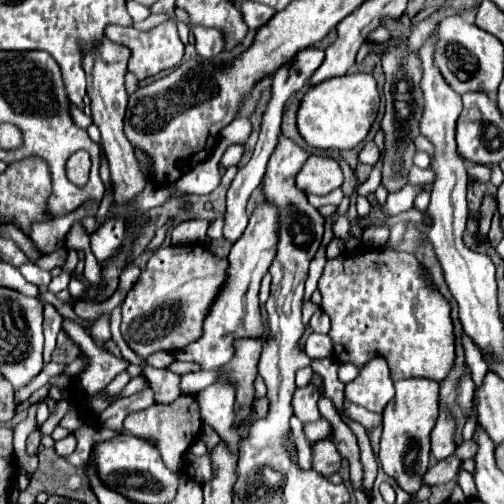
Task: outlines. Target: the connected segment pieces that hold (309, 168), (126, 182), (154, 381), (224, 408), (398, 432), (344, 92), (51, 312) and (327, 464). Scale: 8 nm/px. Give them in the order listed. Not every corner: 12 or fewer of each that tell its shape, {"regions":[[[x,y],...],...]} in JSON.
{"regions":[[[309,156],[297,188],[325,196],[343,184],[333,158]],[[103,40],[85,56],[93,122],[115,200],[145,188],[123,134],[131,50]],[[121,306],[111,312],[111,334],[123,358],[141,366],[155,402],[171,404],[179,398],[179,376],[149,366],[125,344],[119,324]],[[223,384],[197,394],[203,424],[237,452],[232,429],[235,396]],[[395,382],[379,460],[413,494],[429,464],[439,382]],[[355,72],[309,88],[297,130],[311,148],[353,148],[379,90]],[[44,301],[43,323],[45,364],[51,362],[63,317]],[[329,440],[313,444],[313,470],[331,476],[341,454]]]}

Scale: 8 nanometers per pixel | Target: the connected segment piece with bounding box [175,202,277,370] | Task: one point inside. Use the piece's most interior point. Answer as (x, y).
(234, 313)

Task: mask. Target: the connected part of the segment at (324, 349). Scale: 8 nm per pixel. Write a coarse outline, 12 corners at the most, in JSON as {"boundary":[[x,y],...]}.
{"boundary":[[311,334],[305,342],[309,358],[331,356],[331,338]]}

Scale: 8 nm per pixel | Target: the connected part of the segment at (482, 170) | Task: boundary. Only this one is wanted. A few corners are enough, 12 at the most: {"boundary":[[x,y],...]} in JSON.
{"boundary":[[467,162],[467,174],[473,182],[491,178],[487,165]]}

